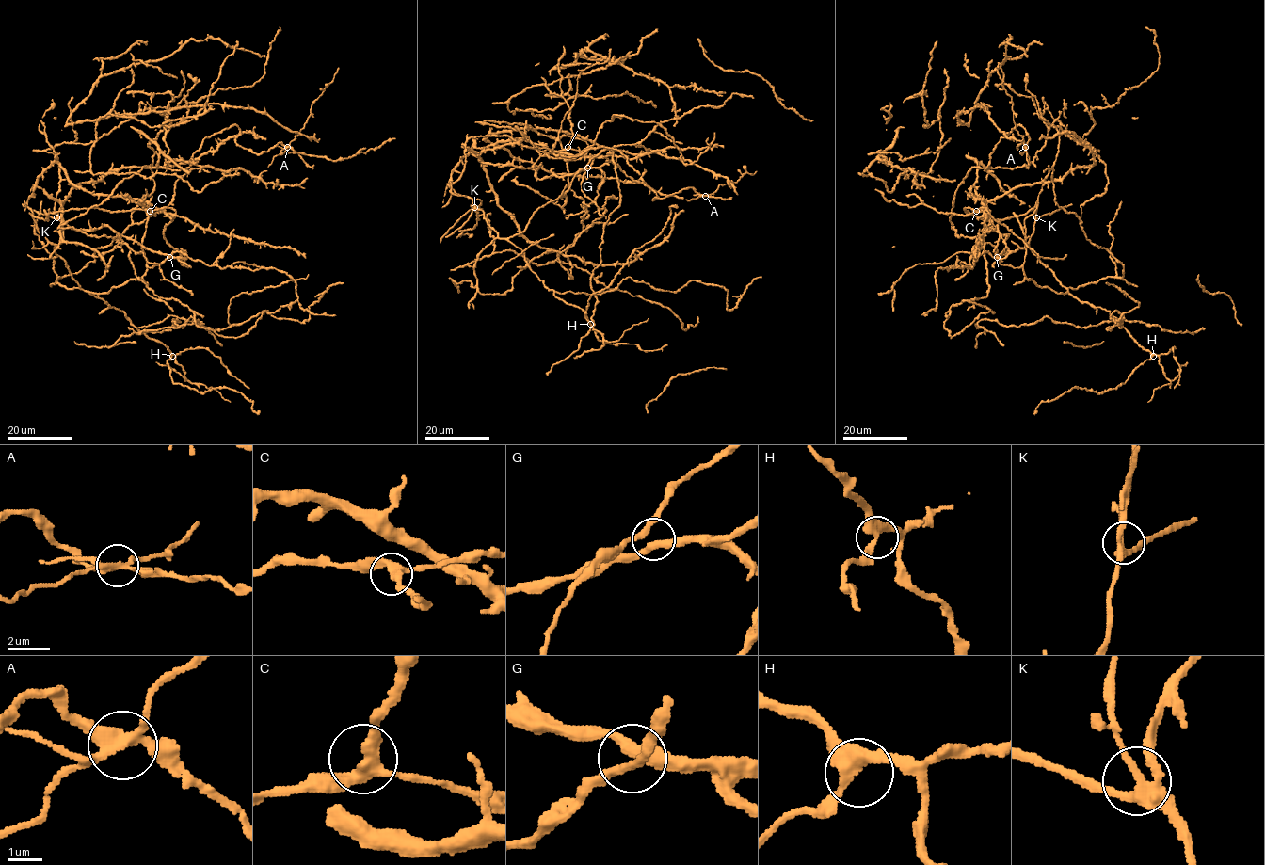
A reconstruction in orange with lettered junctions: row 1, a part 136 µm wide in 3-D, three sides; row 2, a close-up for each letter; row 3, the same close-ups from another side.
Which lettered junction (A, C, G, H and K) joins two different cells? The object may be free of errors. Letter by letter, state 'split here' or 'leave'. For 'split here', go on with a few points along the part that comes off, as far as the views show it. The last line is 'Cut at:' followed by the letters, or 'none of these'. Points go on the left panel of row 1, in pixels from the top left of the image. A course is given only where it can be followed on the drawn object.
A: split here; course (287, 147), (307, 120), (312, 103), (333, 79), (338, 67)
C: leave
G: leave
H: leave
K: leave
Cut at: A

